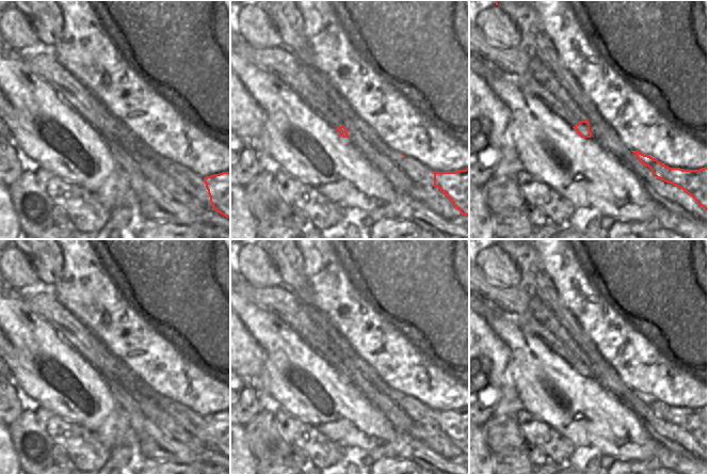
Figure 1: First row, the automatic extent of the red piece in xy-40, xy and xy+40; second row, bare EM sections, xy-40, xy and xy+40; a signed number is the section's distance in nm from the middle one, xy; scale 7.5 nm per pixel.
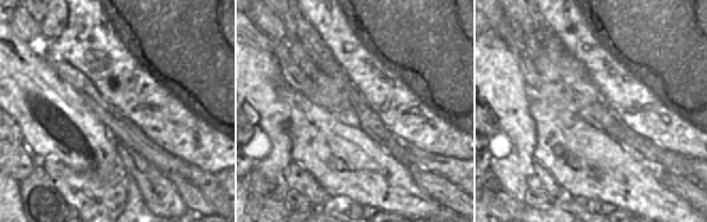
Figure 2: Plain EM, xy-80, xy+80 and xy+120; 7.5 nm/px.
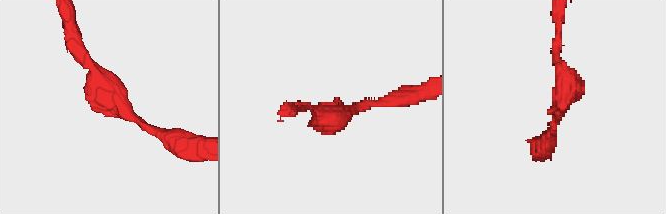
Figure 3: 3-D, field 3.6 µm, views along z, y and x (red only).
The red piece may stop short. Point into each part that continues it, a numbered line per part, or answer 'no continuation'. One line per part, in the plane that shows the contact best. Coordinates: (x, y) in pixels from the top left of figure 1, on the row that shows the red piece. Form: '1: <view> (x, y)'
no continuation

